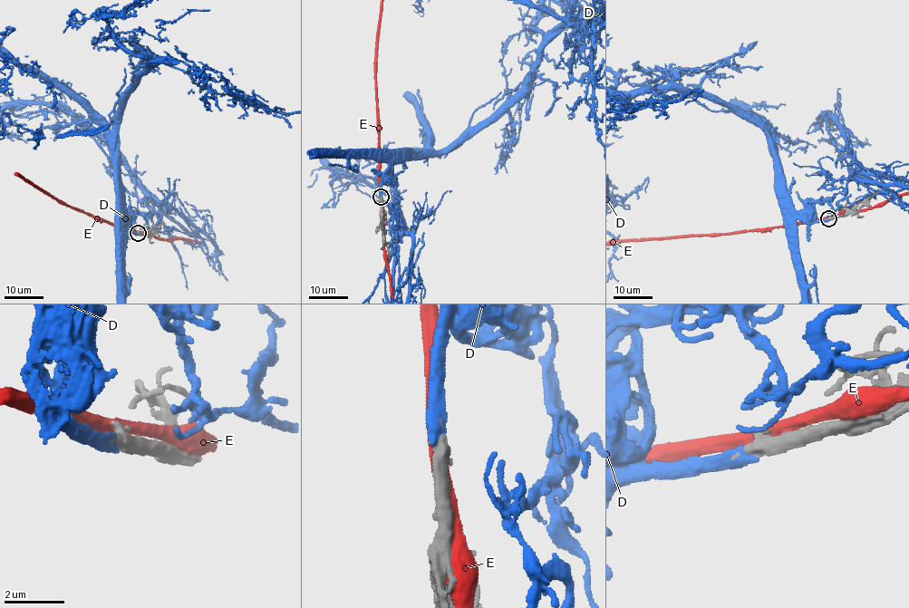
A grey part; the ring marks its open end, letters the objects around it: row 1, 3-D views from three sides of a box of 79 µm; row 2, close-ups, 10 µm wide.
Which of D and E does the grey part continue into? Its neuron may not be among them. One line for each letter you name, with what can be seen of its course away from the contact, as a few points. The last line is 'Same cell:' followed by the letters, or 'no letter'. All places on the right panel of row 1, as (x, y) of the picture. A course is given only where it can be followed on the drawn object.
Same cell: D

